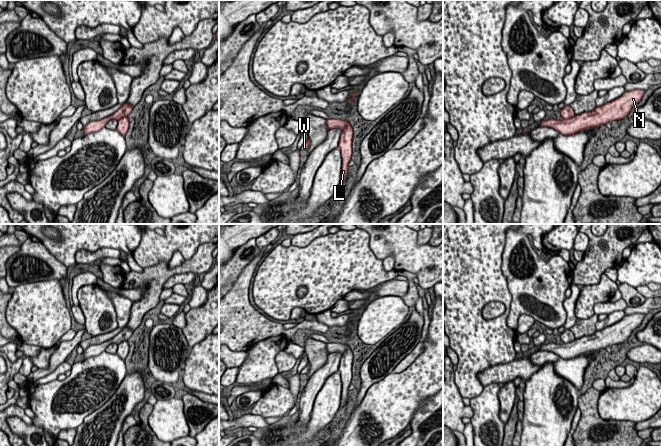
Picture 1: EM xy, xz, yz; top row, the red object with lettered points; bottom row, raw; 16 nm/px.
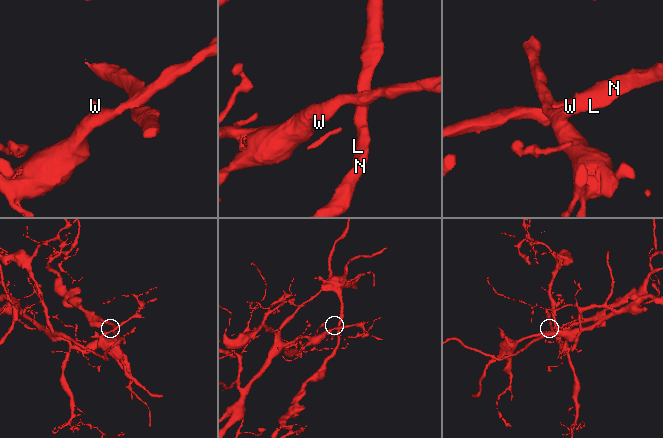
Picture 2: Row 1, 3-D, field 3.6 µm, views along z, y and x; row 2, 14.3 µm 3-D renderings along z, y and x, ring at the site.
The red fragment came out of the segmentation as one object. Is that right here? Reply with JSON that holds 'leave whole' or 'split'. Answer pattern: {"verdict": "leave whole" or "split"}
{"verdict": "split"}

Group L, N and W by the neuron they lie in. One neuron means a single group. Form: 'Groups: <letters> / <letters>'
Groups: L N / W

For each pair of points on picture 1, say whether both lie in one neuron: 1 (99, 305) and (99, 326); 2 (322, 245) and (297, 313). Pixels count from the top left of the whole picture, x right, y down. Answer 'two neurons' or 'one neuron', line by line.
1: one neuron
2: two neurons

